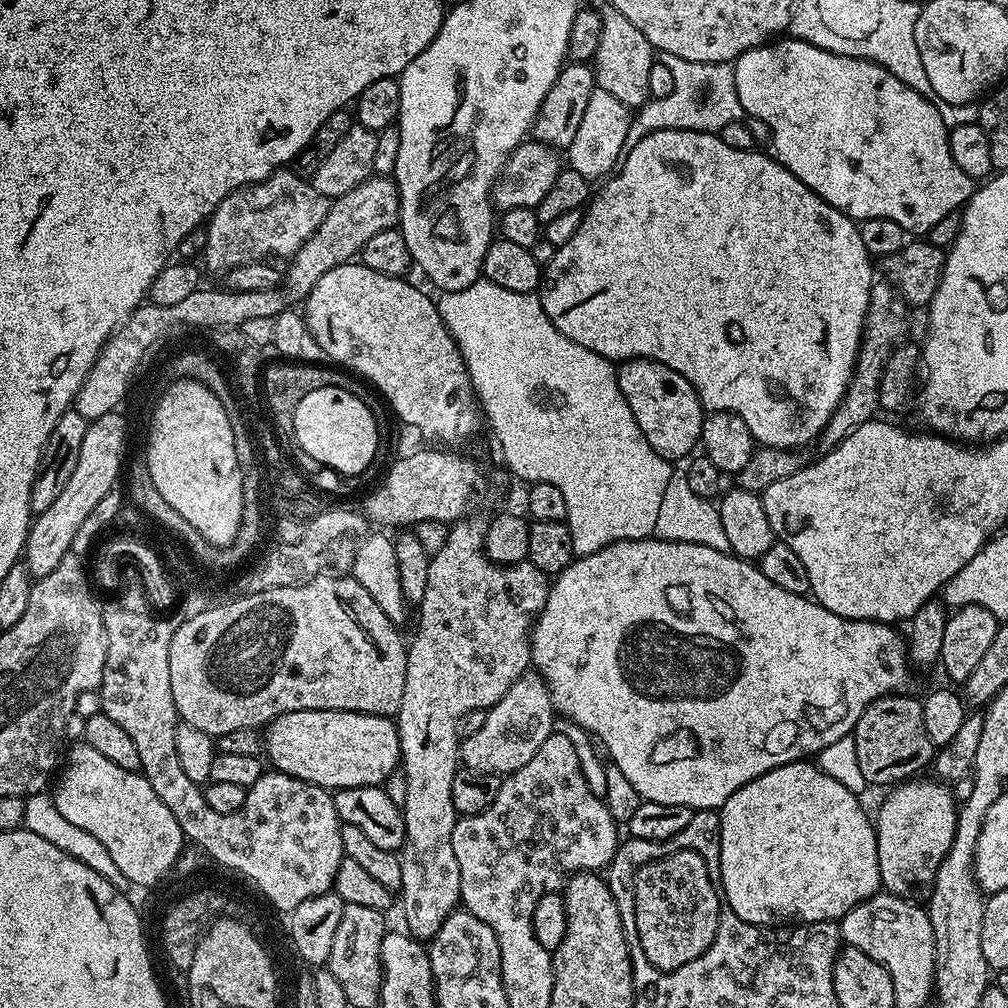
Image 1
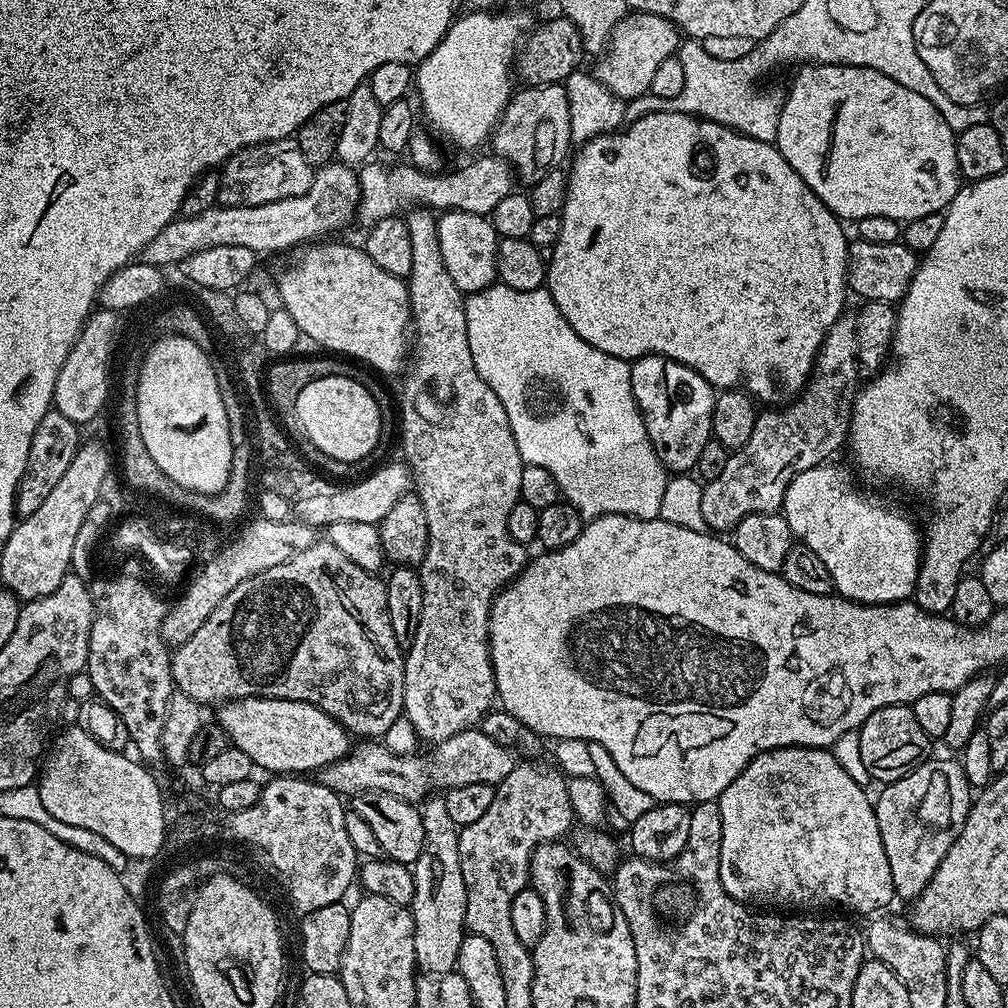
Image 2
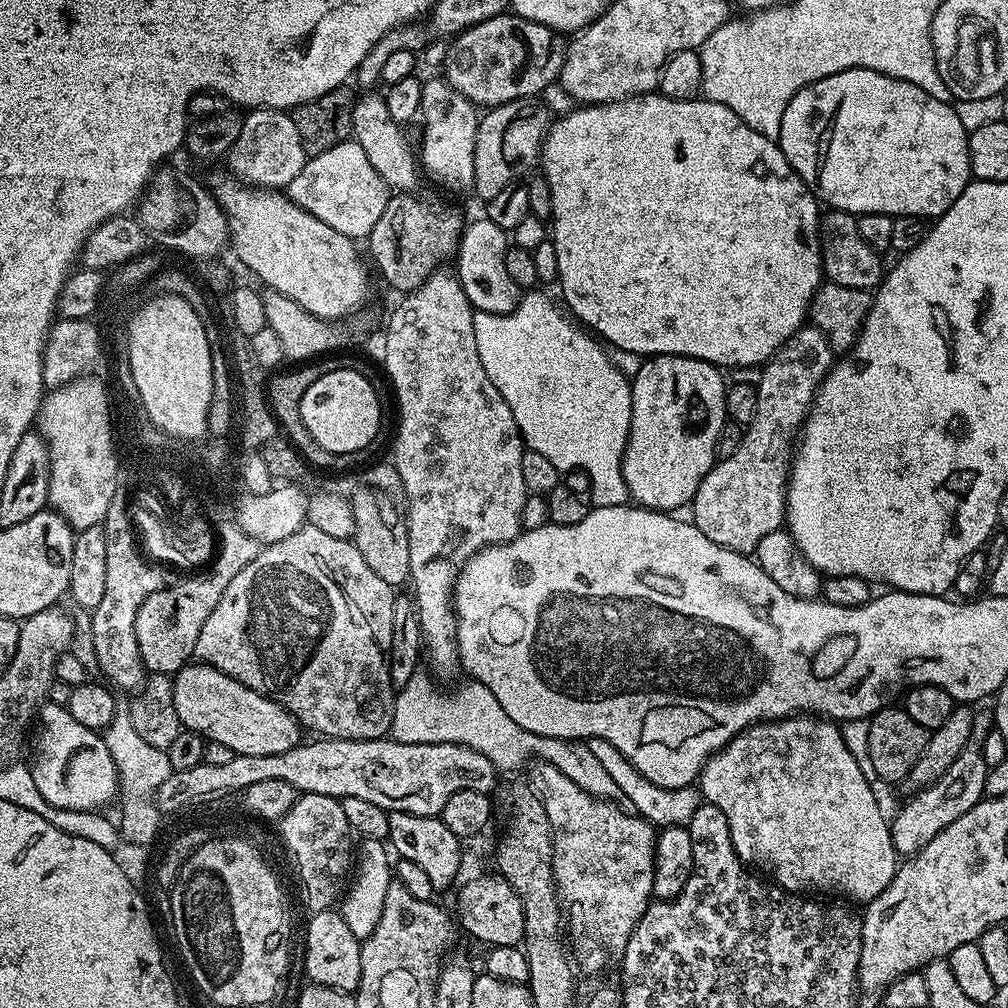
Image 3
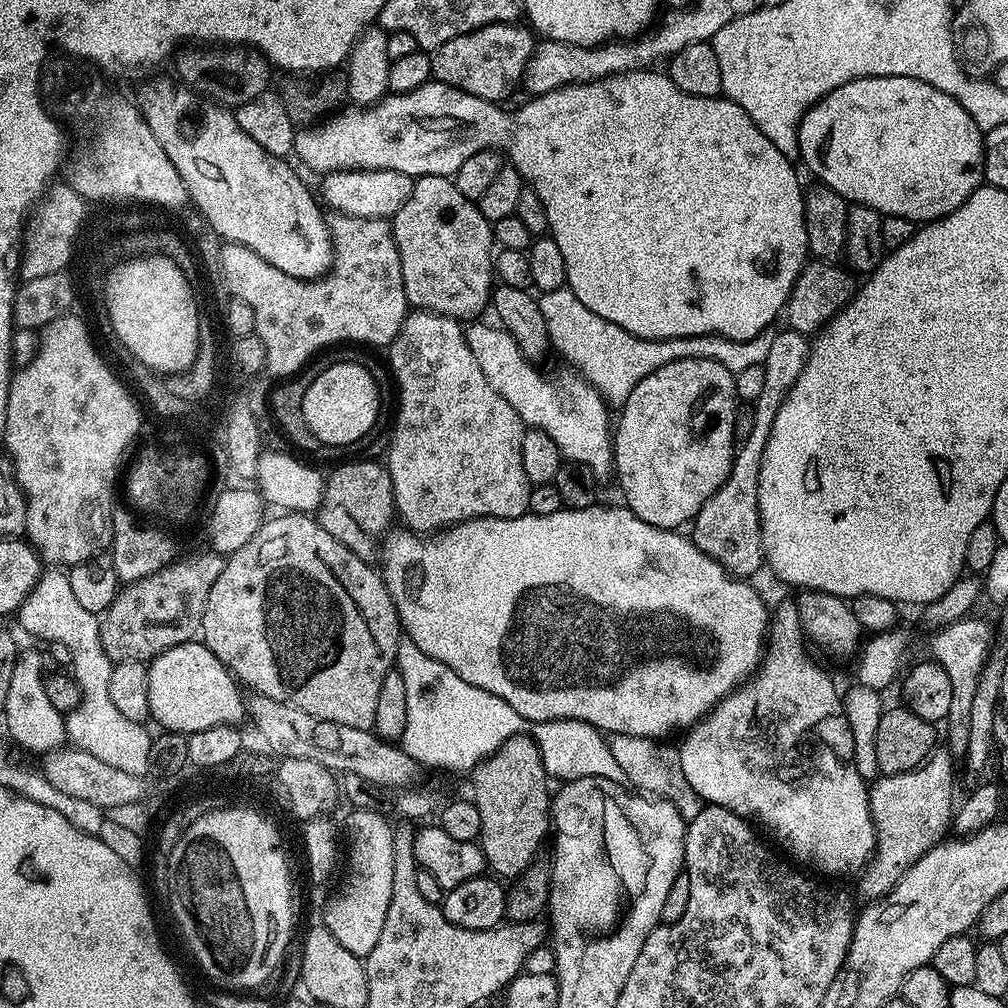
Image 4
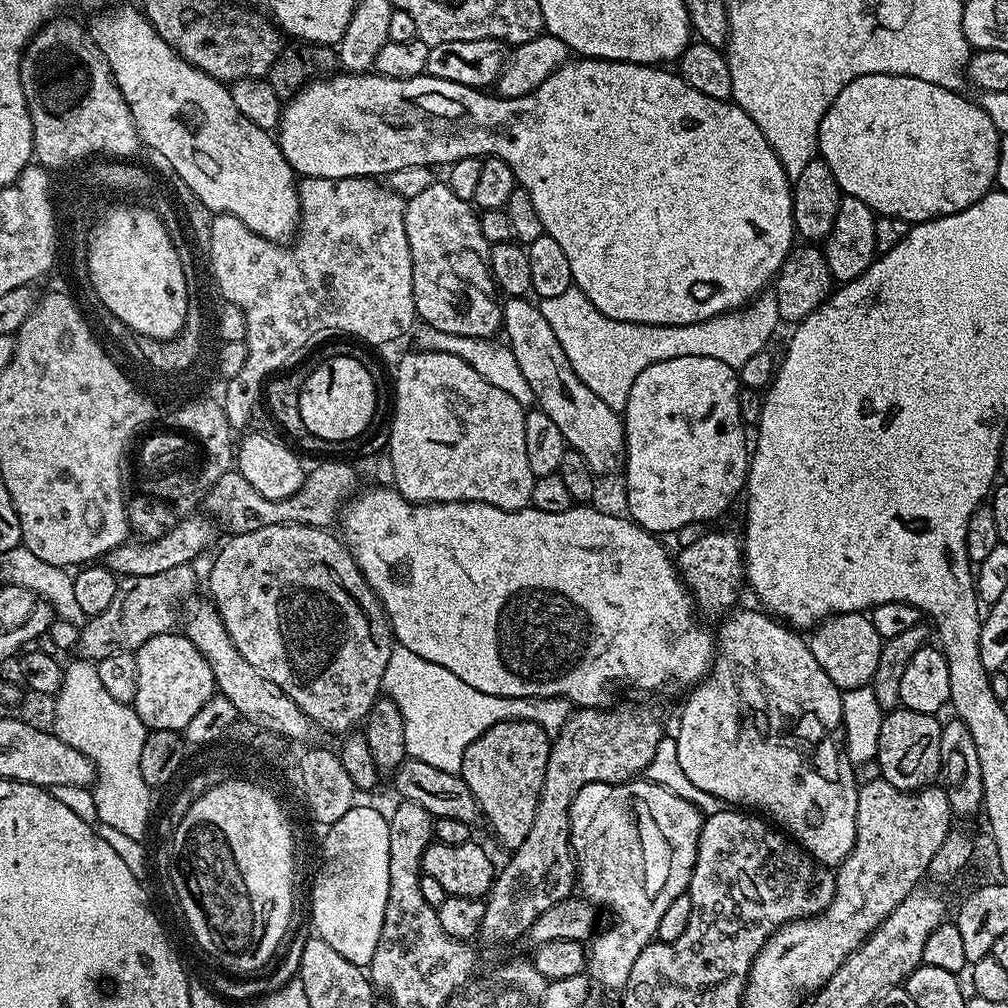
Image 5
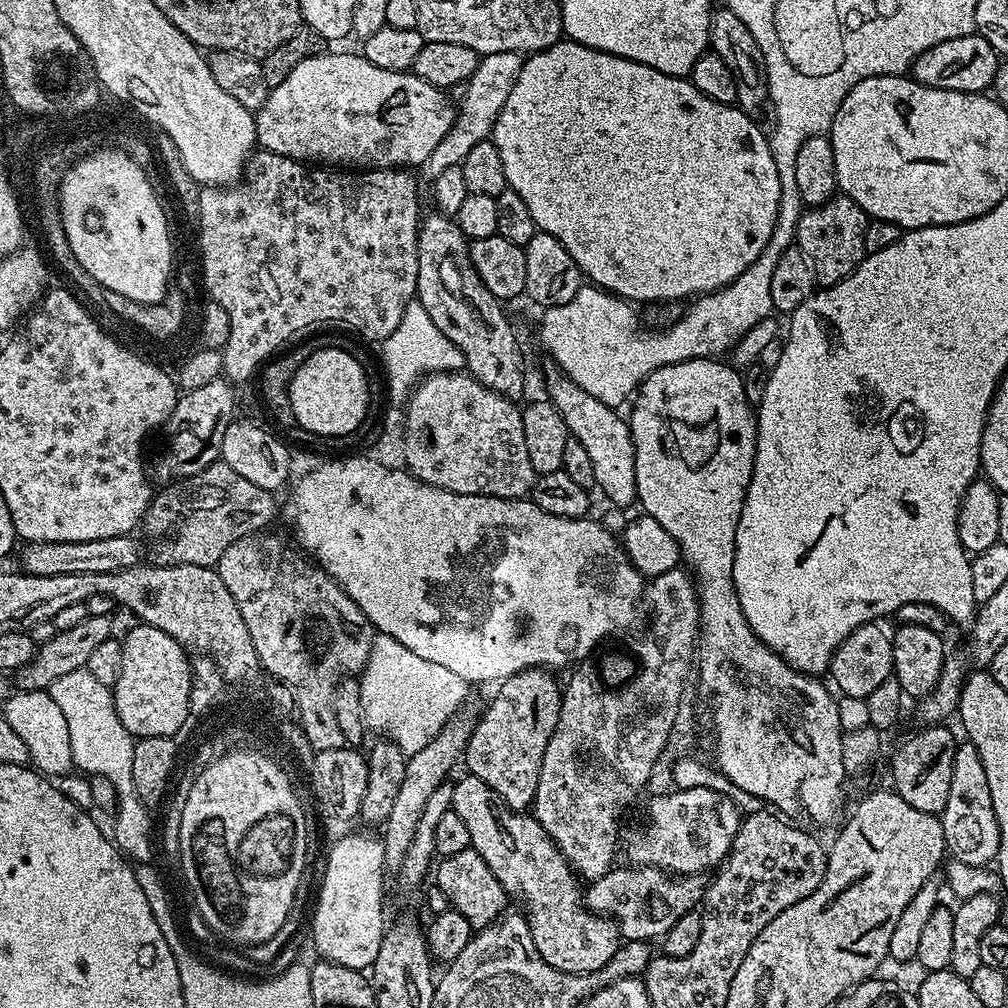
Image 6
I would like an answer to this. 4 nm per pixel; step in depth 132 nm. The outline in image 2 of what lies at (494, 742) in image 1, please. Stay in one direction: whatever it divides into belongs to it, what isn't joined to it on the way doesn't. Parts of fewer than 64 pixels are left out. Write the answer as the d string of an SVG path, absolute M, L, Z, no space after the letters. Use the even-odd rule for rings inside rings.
M468 728L443 740L431 749L429 756L399 756L382 742L357 744L360 745L357 748L355 745L340 760L319 770L319 783L341 794L385 792L403 800L420 802L433 790L447 790L473 782L486 782L493 786L501 784L506 774L510 774L510 770L514 770L518 763L517 757L512 757L514 752L511 747L500 745L476 728Z

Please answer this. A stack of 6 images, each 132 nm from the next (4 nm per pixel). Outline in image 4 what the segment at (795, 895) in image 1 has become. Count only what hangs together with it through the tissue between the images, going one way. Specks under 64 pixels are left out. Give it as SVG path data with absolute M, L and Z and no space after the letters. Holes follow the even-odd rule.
M766 654L761 659L760 667L739 688L736 688L725 700L721 700L703 720L699 720L695 726L687 729L685 736L688 737L678 744L682 774L705 805L716 804L734 814L751 818L753 821L756 819L758 823L765 824L772 831L773 838L780 840L781 846L793 856L791 857L793 861L801 860L802 863L809 864L810 867L817 868L828 876L848 876L851 872L859 873L872 859L872 851L876 848L876 831L868 805L869 785L860 777L852 762L854 738L844 718L841 689L836 689L835 682L827 676L827 671L823 667L819 670L792 670L790 664L776 664L772 658L774 656Z

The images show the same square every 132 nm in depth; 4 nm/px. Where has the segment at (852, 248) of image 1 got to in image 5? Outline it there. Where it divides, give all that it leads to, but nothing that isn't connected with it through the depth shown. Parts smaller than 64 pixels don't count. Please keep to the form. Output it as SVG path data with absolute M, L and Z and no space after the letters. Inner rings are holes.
M572 58L561 65L560 68L554 70L546 78L546 82L542 82L542 86L538 86L530 94L526 94L522 98L514 98L513 100L502 100L493 98L487 91L471 88L470 86L462 86L458 82L446 82L442 78L434 78L430 75L415 76L414 78L386 78L377 74L375 71L369 70L366 72L350 72L345 71L343 74L332 74L327 78L316 78L304 85L291 100L283 105L280 122L278 125L278 143L282 154L286 158L286 162L292 167L293 173L297 177L303 178L305 176L321 176L322 178L350 178L351 176L371 176L373 178L383 177L385 174L391 174L398 170L406 170L410 166L422 166L423 168L432 168L436 164L444 164L443 166L451 166L457 160L466 158L467 156L475 156L477 158L487 158L489 156L497 156L502 158L510 166L510 170L514 170L514 178L517 185L528 191L530 198L534 201L534 210L538 210L538 218L542 218L542 226L544 227L546 235L554 238L554 242L558 242L558 246L562 246L562 251L566 253L566 259L570 261L570 274L572 275L572 283L575 287L580 288L582 294L587 296L600 311L612 319L620 319L628 323L648 323L648 324L690 324L698 321L708 320L712 316L721 315L723 312L729 312L732 309L738 309L743 305L748 304L749 300L766 284L764 283L775 277L779 272L782 262L786 259L789 252L794 247L794 223L792 220L792 184L788 179L788 175L782 170L782 162L778 162L776 157L776 149L770 146L770 142L766 142L766 138L762 134L762 130L758 130L758 126L754 126L751 118L744 113L744 111L735 102L727 100L719 100L718 98L706 98L706 94L698 94L698 90L694 90L694 86L690 86L684 80L684 77L677 74L675 71L667 72L667 67L653 66L650 64L630 64L626 60L597 60L595 58Z

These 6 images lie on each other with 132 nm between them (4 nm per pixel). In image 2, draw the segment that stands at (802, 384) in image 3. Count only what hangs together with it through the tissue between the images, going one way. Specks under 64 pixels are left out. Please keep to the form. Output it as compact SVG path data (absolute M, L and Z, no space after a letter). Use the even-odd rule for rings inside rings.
M841 318L830 326L804 391L783 405L782 410L761 411L746 446L735 449L722 474L703 485L705 529L728 534L750 514L777 511L784 503L790 482L799 472L831 461L835 457L832 455L845 447L848 428L852 425L852 404L858 391L856 372L858 376L856 329L851 319Z

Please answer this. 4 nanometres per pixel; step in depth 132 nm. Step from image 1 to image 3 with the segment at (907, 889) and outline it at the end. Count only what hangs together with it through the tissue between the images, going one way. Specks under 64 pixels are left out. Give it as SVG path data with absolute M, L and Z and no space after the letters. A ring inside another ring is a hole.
M988 709L973 713L974 724L971 727L970 738L963 750L959 752L958 758L943 772L940 779L931 784L921 787L914 796L910 797L897 812L895 818L891 819L891 836L894 846L899 855L909 856L920 852L922 846L930 842L932 838L951 822L966 814L982 800L985 790L985 782L989 770L984 760L982 744L985 736L995 729L995 717Z

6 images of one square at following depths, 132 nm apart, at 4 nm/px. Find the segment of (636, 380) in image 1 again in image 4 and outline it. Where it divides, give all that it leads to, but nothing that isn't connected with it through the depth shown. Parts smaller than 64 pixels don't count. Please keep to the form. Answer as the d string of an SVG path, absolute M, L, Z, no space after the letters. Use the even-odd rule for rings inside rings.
M672 361L642 378L619 409L620 425L614 428L614 476L620 479L623 503L642 522L683 529L684 523L695 521L698 510L728 477L737 443L734 409L738 401L733 375L726 366L714 361Z

